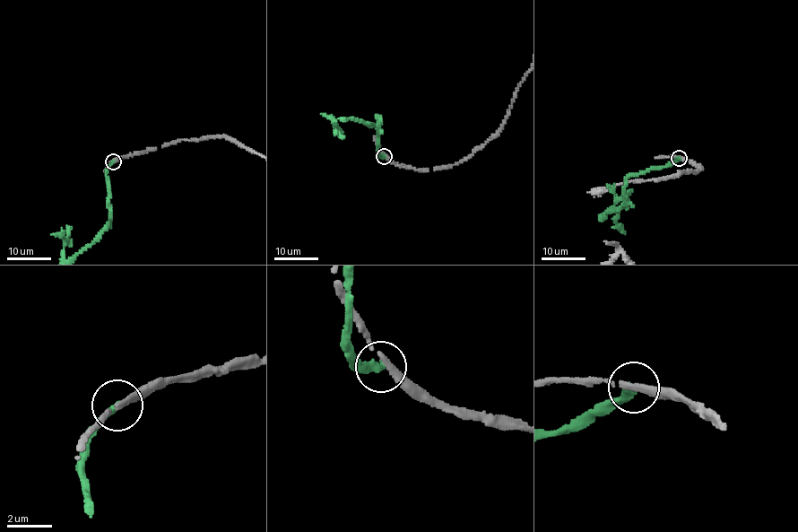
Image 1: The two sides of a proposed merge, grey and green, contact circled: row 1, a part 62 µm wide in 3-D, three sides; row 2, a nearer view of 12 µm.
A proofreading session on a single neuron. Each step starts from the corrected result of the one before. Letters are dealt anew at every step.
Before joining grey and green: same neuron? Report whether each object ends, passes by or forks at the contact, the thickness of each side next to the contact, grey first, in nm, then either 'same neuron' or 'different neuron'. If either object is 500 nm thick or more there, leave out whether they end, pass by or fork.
grey passes by; green ends; calibres 260 and 320 nm; different neuron

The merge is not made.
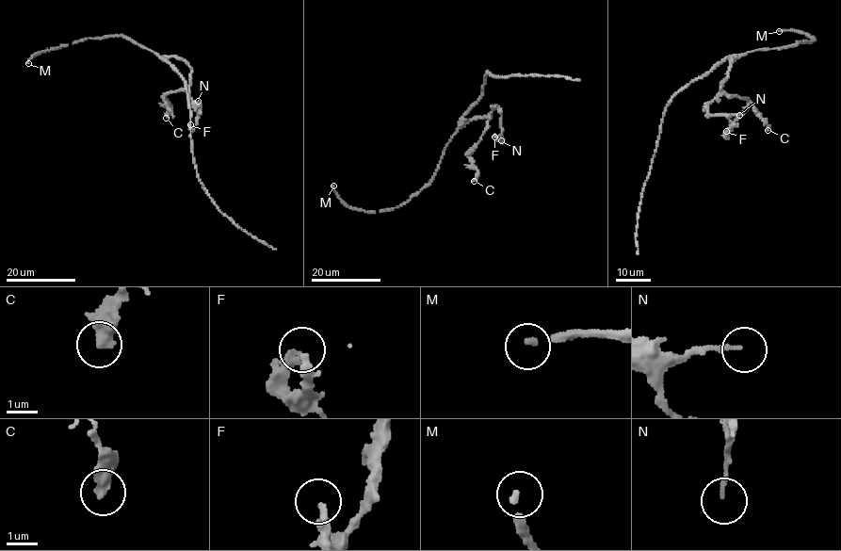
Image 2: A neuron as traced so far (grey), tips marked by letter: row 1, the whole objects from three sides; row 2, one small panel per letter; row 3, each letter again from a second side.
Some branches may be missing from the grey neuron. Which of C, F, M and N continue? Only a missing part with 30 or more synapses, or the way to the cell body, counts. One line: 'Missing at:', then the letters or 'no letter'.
Missing at: M

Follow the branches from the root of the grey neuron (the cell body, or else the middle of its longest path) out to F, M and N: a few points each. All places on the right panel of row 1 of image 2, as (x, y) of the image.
F: (712, 70), (737, 57), (721, 92), (707, 105), (711, 115), (728, 118), (733, 127), (725, 136), (726, 131)
M: (712, 70), (729, 58), (815, 40), (800, 31), (779, 31)
N: (712, 70), (724, 59), (737, 57), (733, 59), (721, 92), (707, 105), (711, 115), (739, 115)

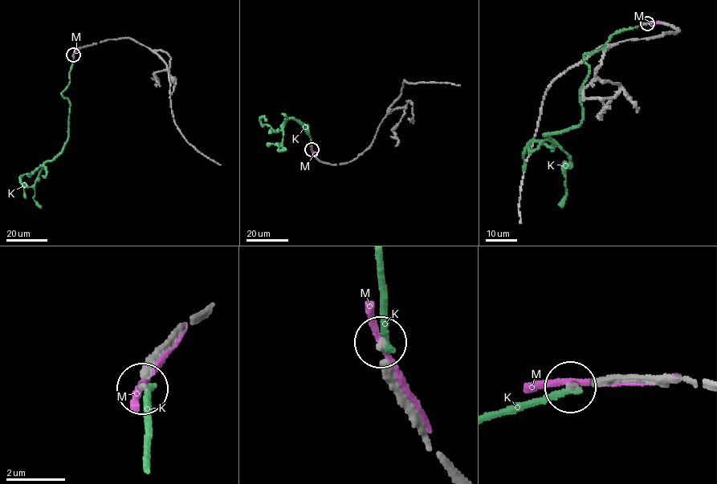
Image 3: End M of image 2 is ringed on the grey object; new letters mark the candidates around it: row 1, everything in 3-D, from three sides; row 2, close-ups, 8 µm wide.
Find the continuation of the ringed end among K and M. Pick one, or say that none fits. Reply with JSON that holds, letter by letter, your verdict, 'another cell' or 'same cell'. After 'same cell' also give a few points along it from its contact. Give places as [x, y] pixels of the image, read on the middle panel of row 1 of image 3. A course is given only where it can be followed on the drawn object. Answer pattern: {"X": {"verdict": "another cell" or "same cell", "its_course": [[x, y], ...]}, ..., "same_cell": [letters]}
{"K": {"verdict": "another cell"}, "M": {"verdict": "another cell"}, "same_cell": []}

